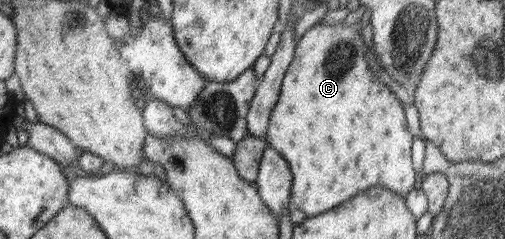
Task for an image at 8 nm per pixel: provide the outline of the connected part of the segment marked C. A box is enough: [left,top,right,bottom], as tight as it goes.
[265,22,417,216]

